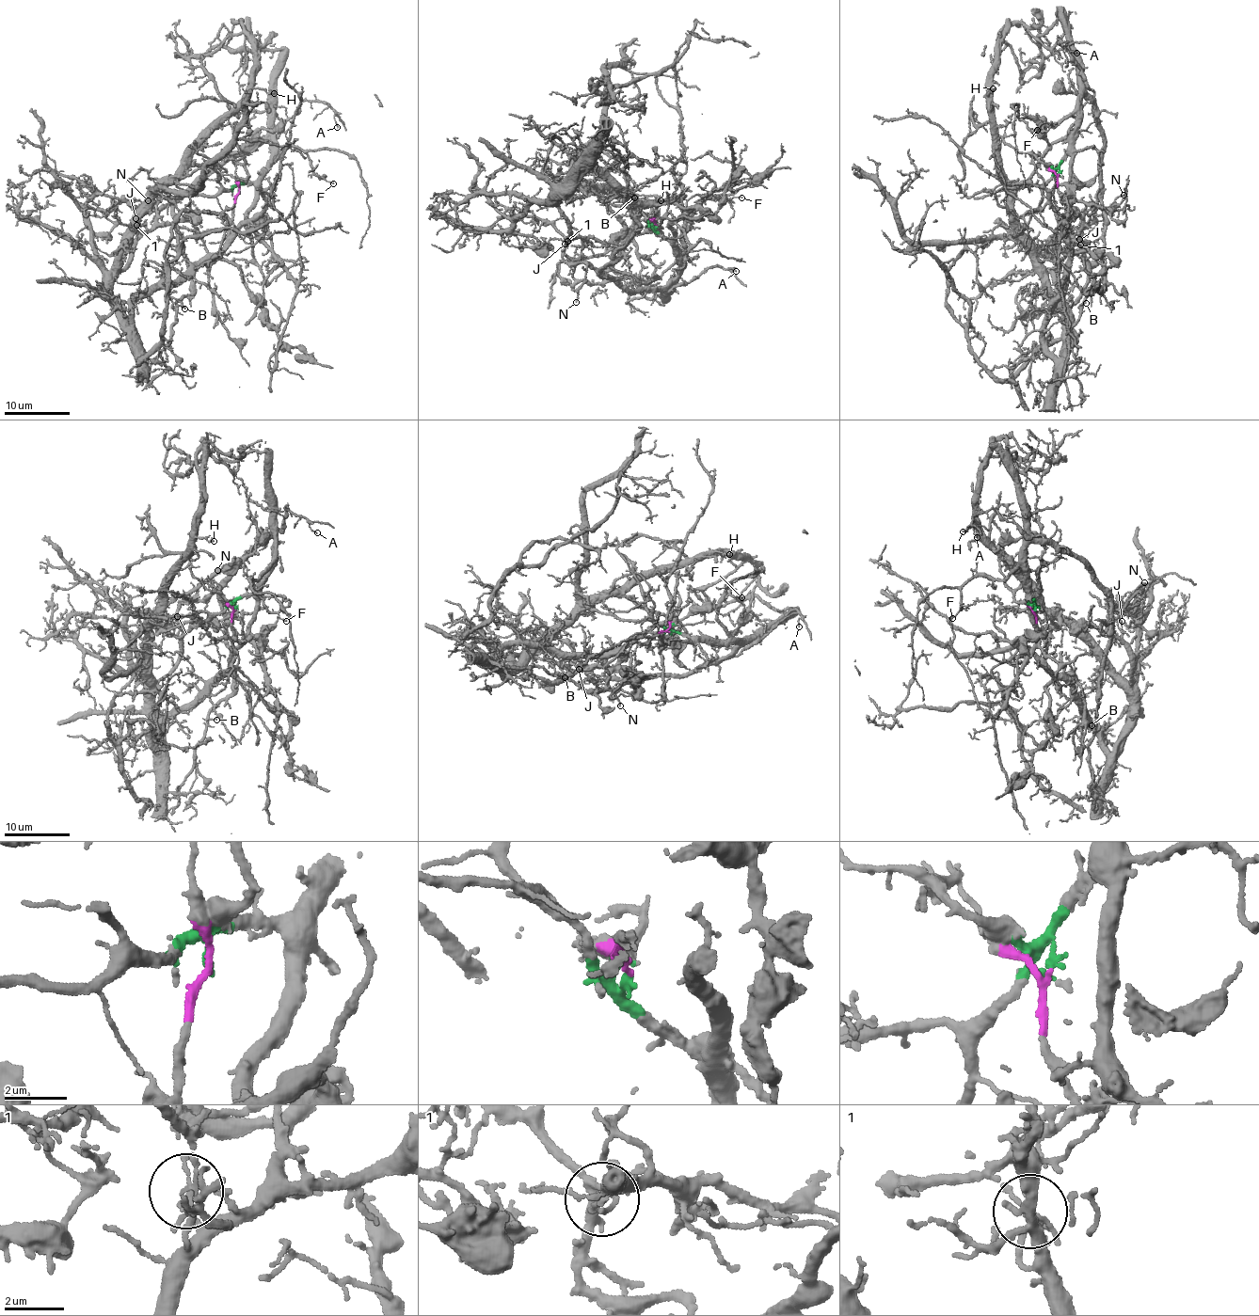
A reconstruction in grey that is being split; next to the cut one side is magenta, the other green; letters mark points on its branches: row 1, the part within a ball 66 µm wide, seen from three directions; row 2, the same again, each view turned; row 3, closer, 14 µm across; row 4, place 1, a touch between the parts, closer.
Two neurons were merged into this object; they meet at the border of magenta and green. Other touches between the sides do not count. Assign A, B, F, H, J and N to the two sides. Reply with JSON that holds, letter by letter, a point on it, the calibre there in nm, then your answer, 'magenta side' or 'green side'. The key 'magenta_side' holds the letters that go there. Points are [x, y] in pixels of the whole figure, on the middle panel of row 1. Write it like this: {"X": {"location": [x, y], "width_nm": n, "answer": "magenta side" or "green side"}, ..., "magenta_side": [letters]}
{"A": {"location": [736, 271], "width_nm": 110, "answer": "green side"}, "B": {"location": [634, 198], "width_nm": 120, "answer": "green side"}, "F": {"location": [741, 198], "width_nm": 120, "answer": "green side"}, "H": {"location": [661, 200], "width_nm": 200, "answer": "magenta side"}, "J": {"location": [565, 244], "width_nm": 120, "answer": "magenta side"}, "N": {"location": [576, 302], "width_nm": 140, "answer": "green side"}, "magenta_side": ["H", "J"]}

